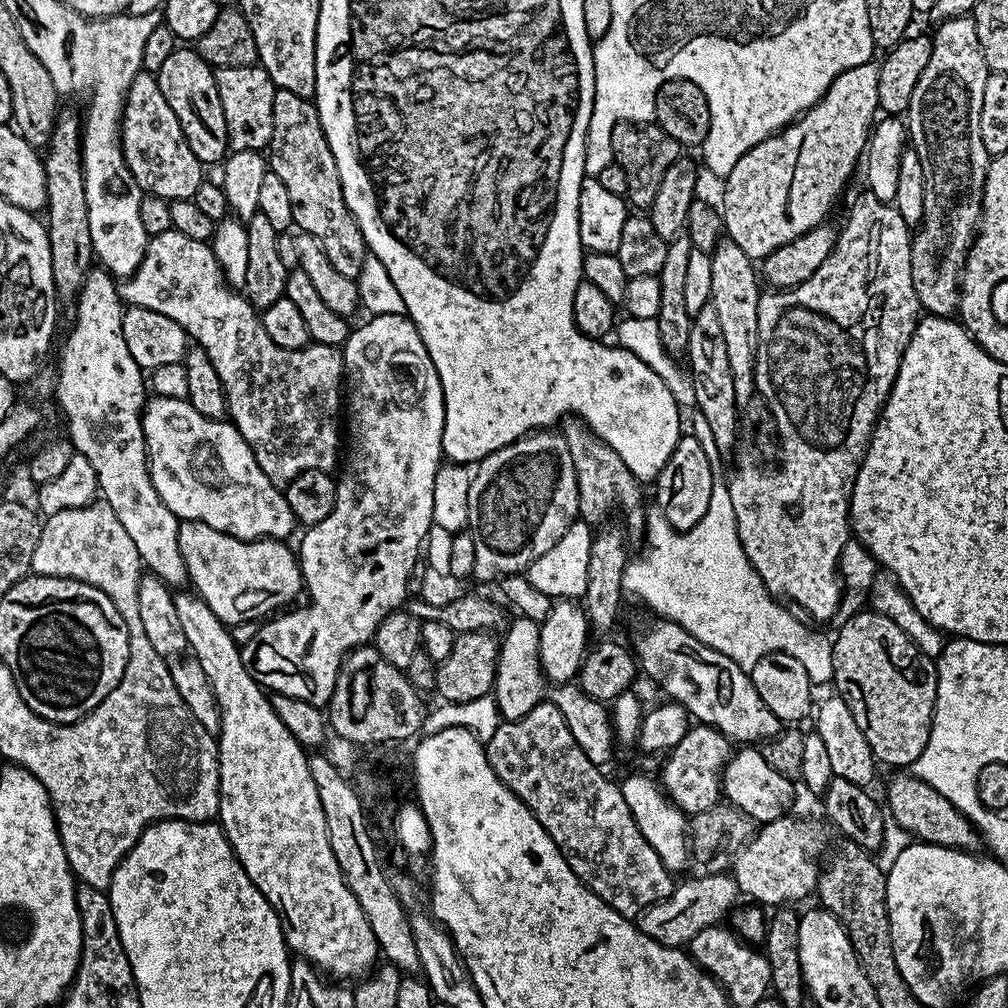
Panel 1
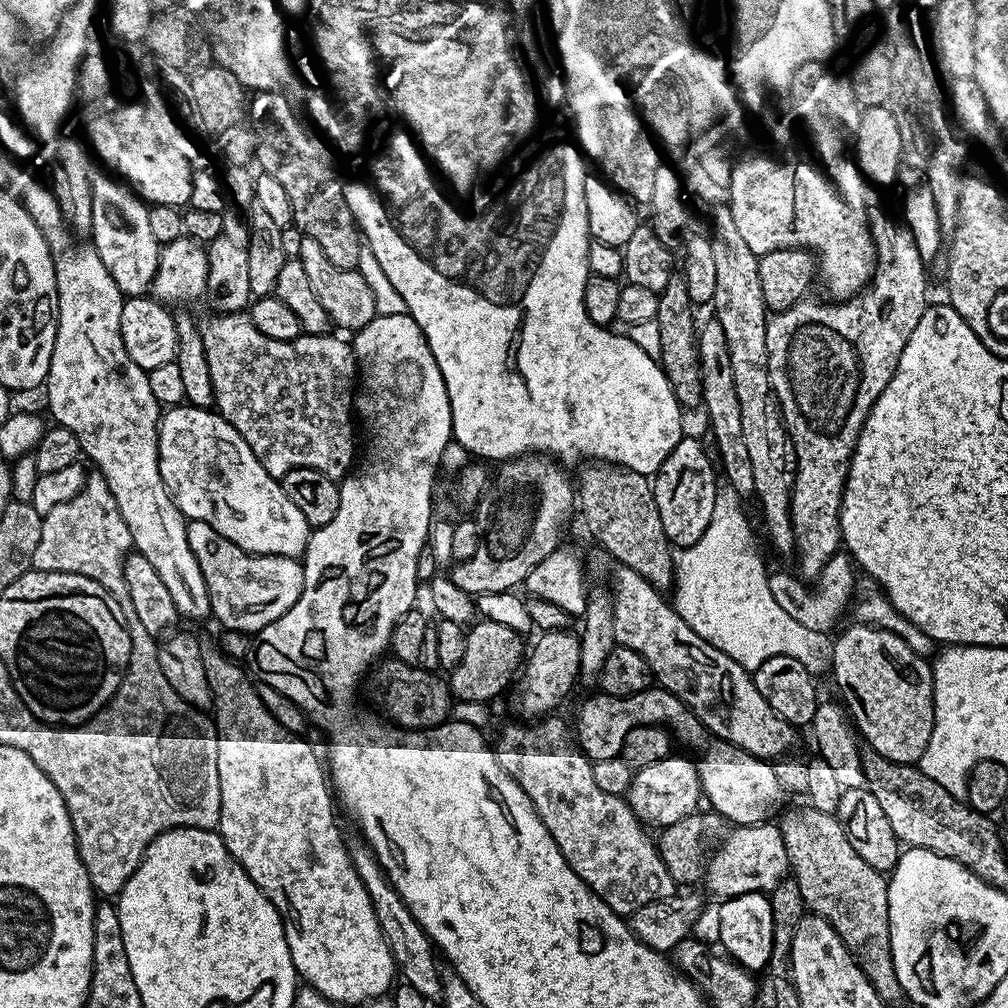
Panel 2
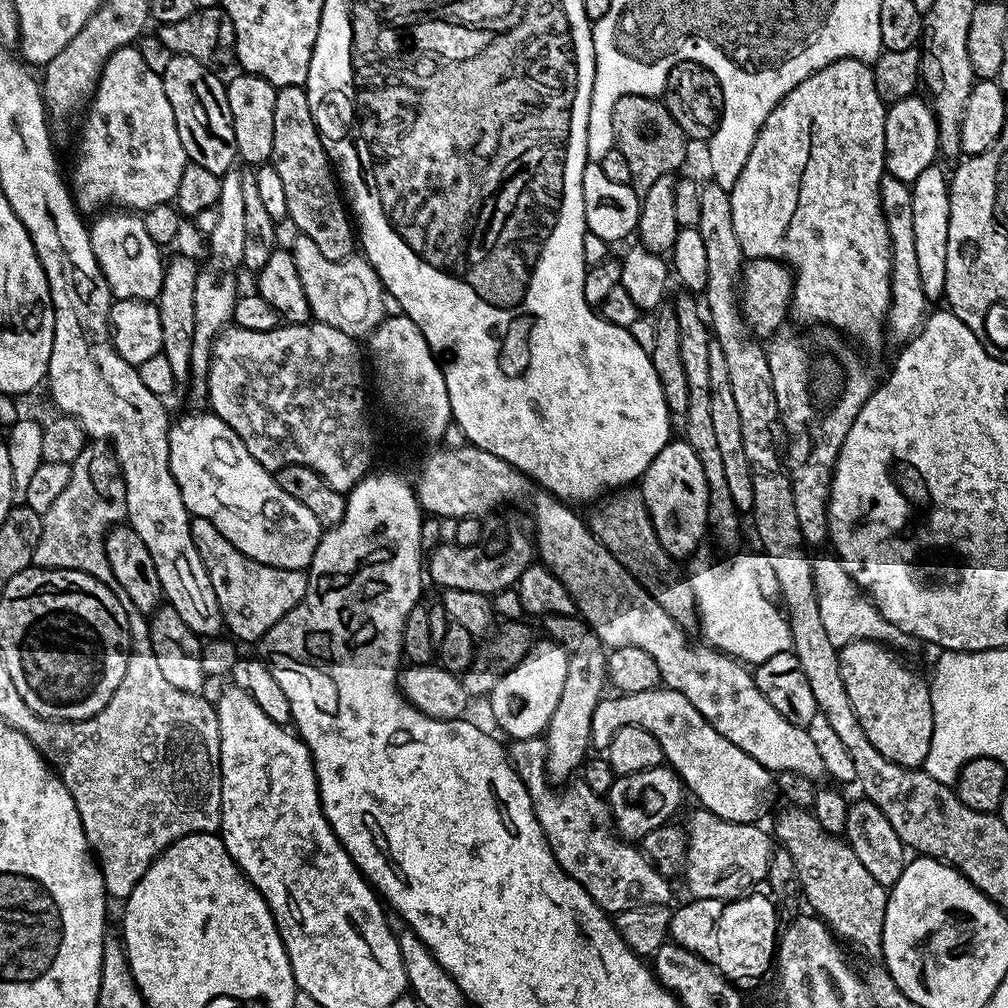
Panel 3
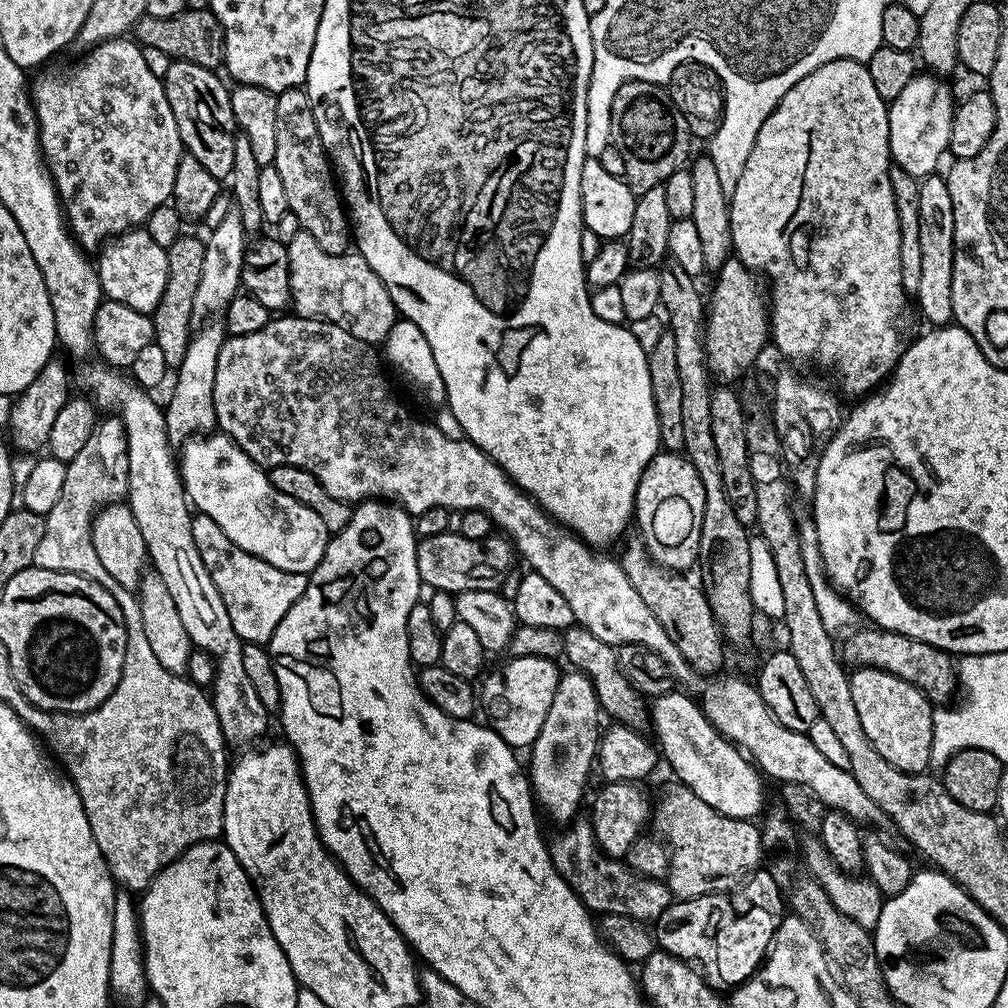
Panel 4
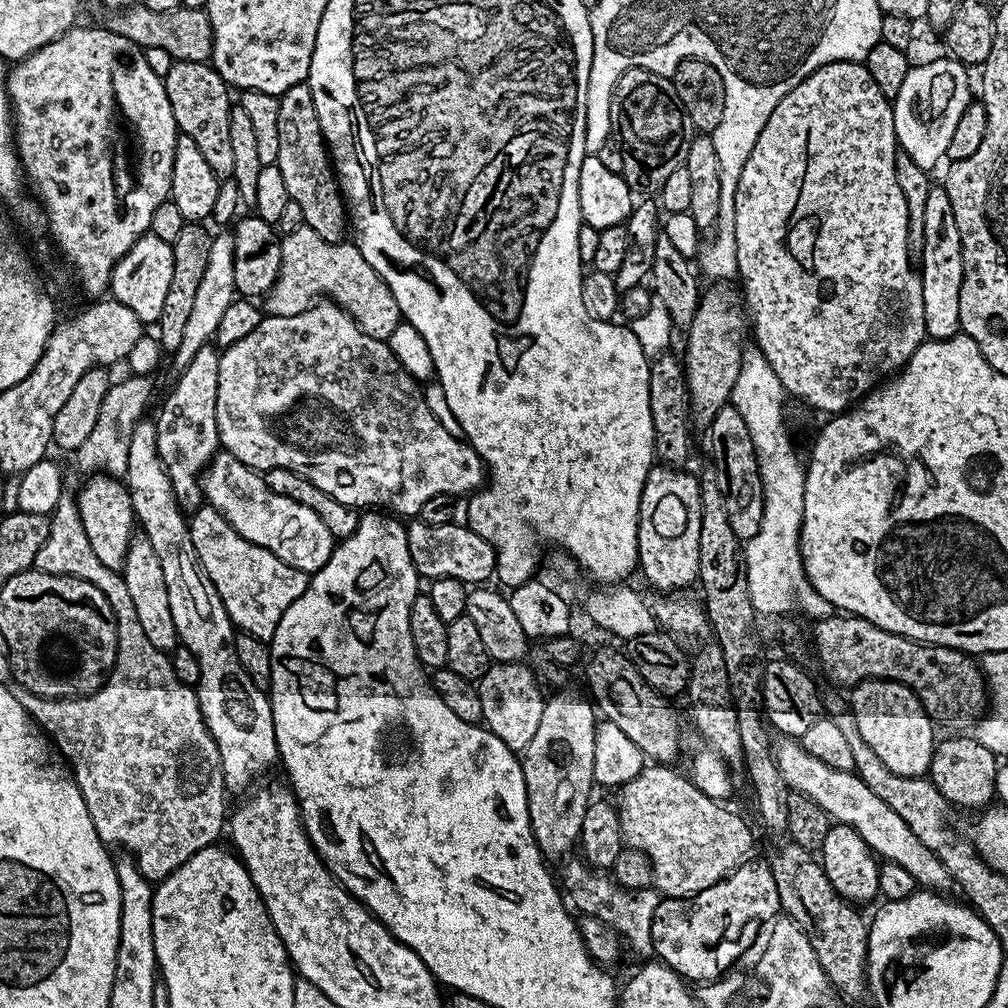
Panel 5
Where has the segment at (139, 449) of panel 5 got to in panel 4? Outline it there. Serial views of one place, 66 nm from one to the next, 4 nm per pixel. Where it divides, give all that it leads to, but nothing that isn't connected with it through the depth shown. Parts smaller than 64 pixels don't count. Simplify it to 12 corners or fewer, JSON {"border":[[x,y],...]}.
{"border":[[107,363],[74,372],[124,423],[126,503],[182,626],[216,663],[210,699],[229,745],[270,712],[194,546],[164,409]]}

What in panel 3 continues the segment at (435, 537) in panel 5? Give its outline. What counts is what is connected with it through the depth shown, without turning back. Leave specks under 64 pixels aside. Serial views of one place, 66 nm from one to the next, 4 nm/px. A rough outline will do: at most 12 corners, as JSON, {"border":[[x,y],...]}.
{"border":[[520,528],[484,546],[440,544],[426,576],[441,589],[493,594],[534,560]]}

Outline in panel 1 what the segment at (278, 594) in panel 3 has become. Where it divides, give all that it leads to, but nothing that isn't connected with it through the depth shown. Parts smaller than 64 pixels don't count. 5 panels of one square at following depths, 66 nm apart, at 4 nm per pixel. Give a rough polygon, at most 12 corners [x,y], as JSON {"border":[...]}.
{"border":[[178,530],[191,587],[229,626],[301,595],[282,540]]}

